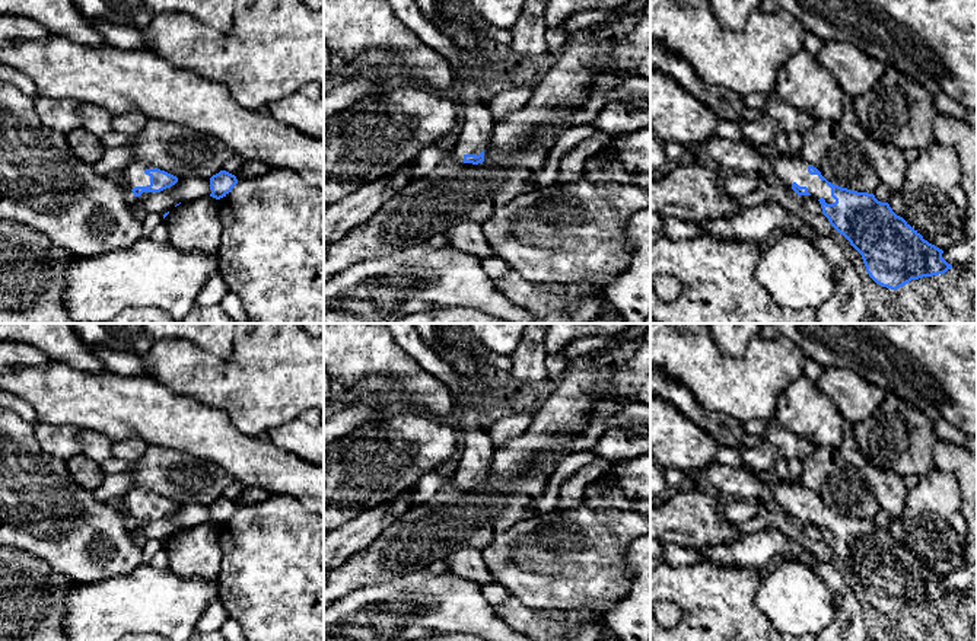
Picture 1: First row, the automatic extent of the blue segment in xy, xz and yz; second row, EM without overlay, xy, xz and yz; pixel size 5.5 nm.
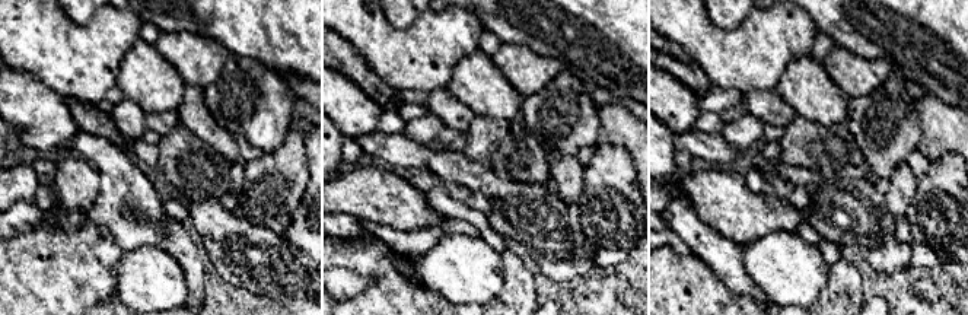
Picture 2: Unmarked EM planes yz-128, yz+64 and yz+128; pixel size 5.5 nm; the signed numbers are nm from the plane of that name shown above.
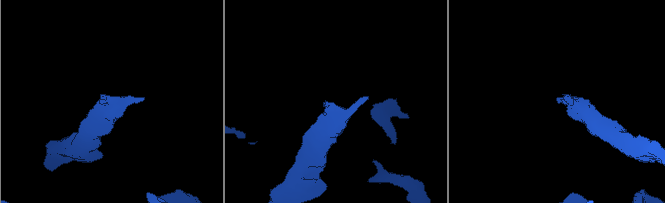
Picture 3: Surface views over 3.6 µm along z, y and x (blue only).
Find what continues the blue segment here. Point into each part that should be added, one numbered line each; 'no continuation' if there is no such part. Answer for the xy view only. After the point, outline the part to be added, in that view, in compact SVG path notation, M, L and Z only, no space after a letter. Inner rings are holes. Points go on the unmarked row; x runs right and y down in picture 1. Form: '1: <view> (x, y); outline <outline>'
1: xy (134, 501); outline M134 487L122 495L124 511L130 517L131 523L134 523L131 517L133 514L150 511L150 503L144 500L146 495L155 495L155 492L140 487Z

